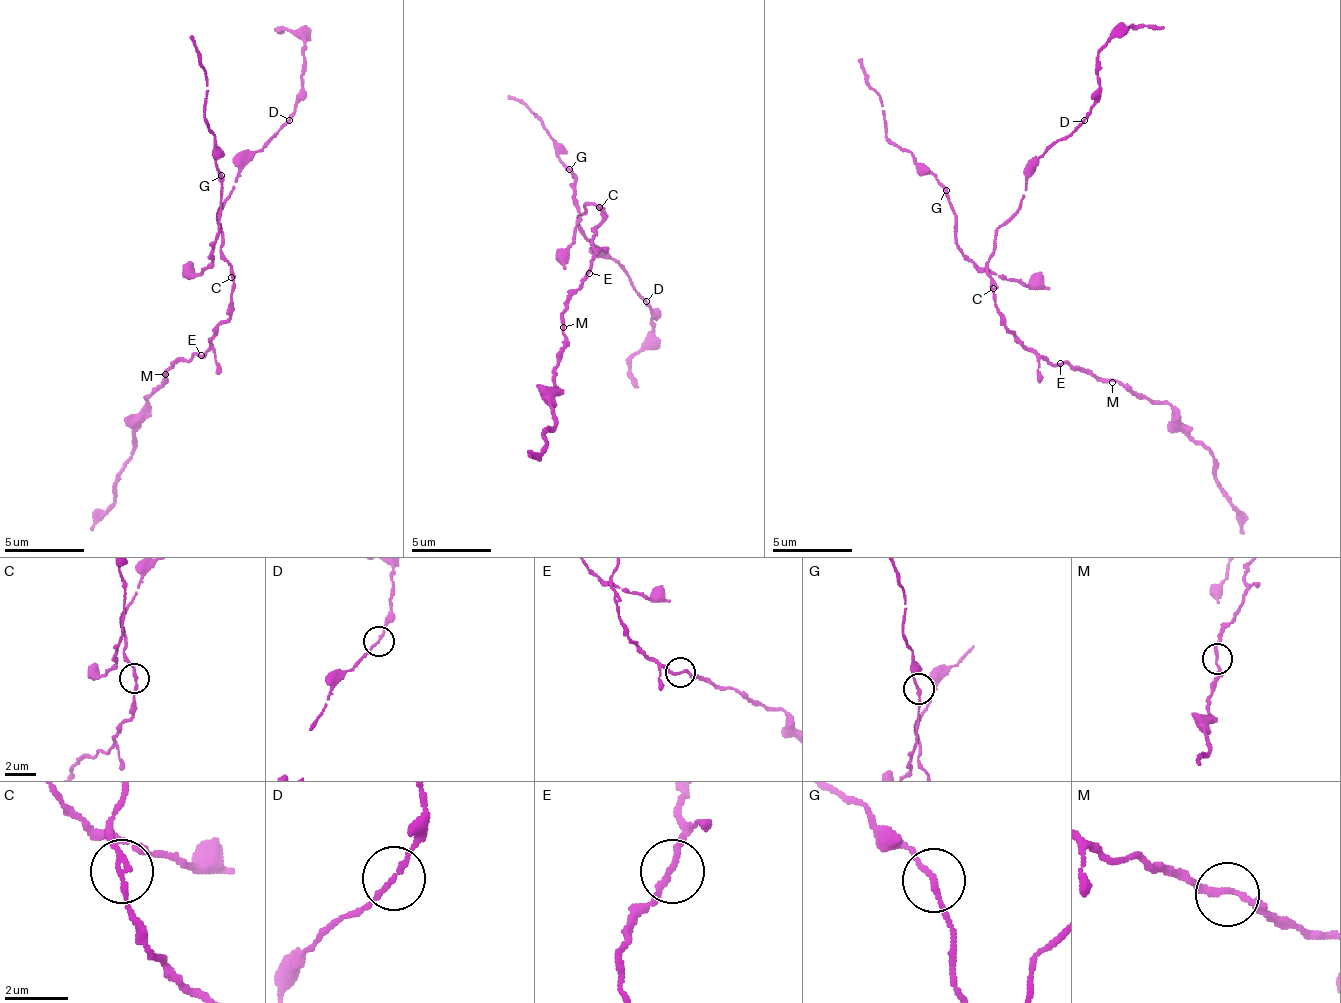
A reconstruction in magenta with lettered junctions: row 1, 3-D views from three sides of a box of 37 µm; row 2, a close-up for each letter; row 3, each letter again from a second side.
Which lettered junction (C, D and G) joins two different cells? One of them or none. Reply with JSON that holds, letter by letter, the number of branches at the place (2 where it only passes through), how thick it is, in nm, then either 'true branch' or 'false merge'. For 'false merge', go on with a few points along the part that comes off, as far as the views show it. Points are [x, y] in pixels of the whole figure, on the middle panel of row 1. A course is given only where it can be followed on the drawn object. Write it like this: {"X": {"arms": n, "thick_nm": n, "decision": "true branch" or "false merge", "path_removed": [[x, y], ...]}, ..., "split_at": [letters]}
{"C": {"arms": 2, "thick_nm": 160, "decision": "false merge", "path_removed": [[599, 206], [604, 223], [591, 238], [592, 257], [563, 315], [554, 426], [545, 432], [548, 442], [529, 456]]}, "D": {"arms": 2, "thick_nm": 150, "decision": "true branch"}, "G": {"arms": 2, "thick_nm": 160, "decision": "true branch"}, "split_at": ["C"]}

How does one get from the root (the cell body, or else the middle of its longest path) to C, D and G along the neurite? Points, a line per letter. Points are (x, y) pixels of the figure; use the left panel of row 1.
C: (230, 290), (234, 282), (231, 278)
D: (230, 290), (234, 270), (223, 254), (222, 222), (218, 219), (217, 211), (231, 196), (234, 177), (290, 121)
G: (230, 290), (234, 274), (211, 254), (215, 236), (219, 232), (221, 175)

